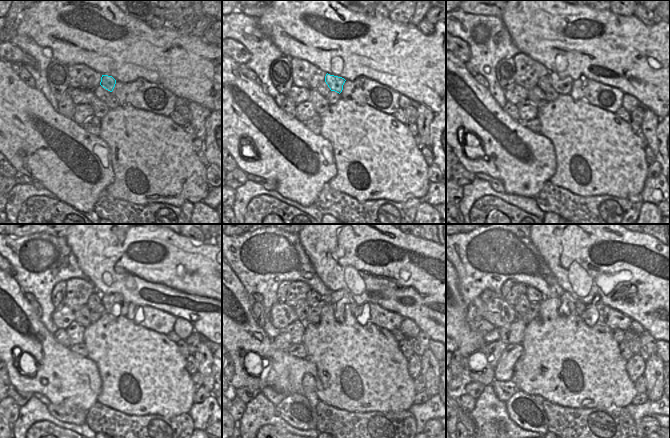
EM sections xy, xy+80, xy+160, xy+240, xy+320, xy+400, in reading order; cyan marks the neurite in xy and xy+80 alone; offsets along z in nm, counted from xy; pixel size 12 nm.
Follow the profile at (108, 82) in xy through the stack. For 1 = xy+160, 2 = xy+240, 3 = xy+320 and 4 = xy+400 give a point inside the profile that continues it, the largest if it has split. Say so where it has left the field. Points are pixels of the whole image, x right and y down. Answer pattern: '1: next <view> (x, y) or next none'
1: next xy+160 (562, 85)
2: next xy+240 (108, 301)
3: next xy+320 (335, 296)
4: next xy+400 (579, 306)

